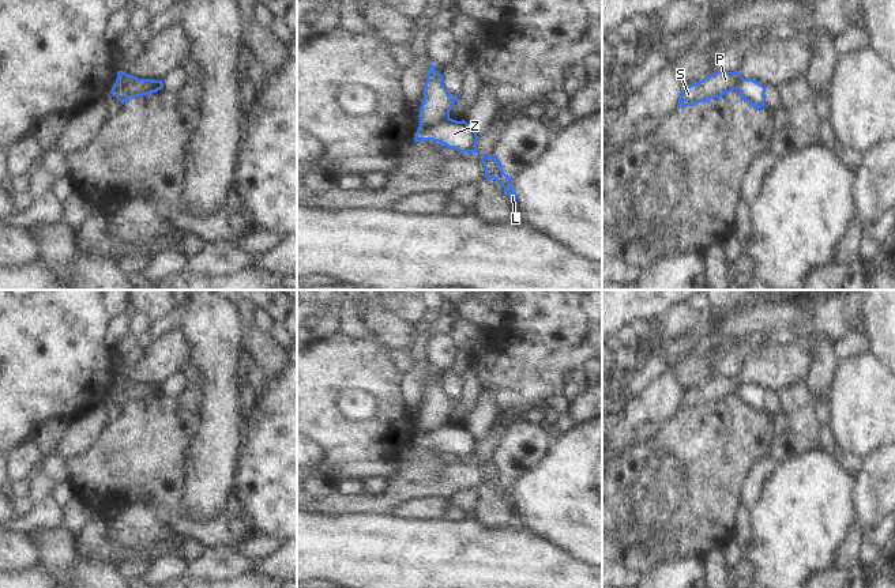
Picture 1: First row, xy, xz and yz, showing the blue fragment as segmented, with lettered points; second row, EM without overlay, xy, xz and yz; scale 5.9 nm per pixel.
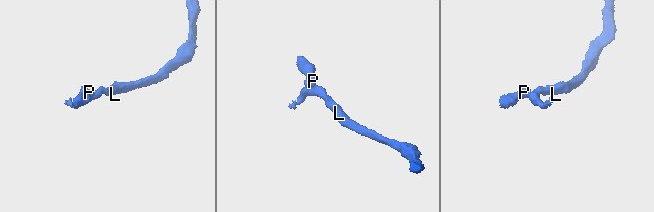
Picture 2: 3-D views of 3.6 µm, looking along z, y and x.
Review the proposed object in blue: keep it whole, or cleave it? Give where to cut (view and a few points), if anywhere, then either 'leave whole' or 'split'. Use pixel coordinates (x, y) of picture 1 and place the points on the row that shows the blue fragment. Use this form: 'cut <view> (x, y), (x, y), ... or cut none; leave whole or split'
cut xz (448, 117), (432, 127), (420, 124); split

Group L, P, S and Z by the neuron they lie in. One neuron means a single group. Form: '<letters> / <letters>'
L Z / P S

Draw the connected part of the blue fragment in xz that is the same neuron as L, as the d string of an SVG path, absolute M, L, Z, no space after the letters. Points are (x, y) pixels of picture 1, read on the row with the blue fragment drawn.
M480 155L480 157L484 165L485 177L496 180L504 188L508 197L516 207L516 195L512 189L512 180L503 172L500 162L496 159L494 155Z

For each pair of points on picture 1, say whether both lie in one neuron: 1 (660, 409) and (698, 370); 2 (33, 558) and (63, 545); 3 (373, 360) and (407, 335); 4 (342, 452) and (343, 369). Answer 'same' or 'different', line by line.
1: different
2: different
3: different
4: same

